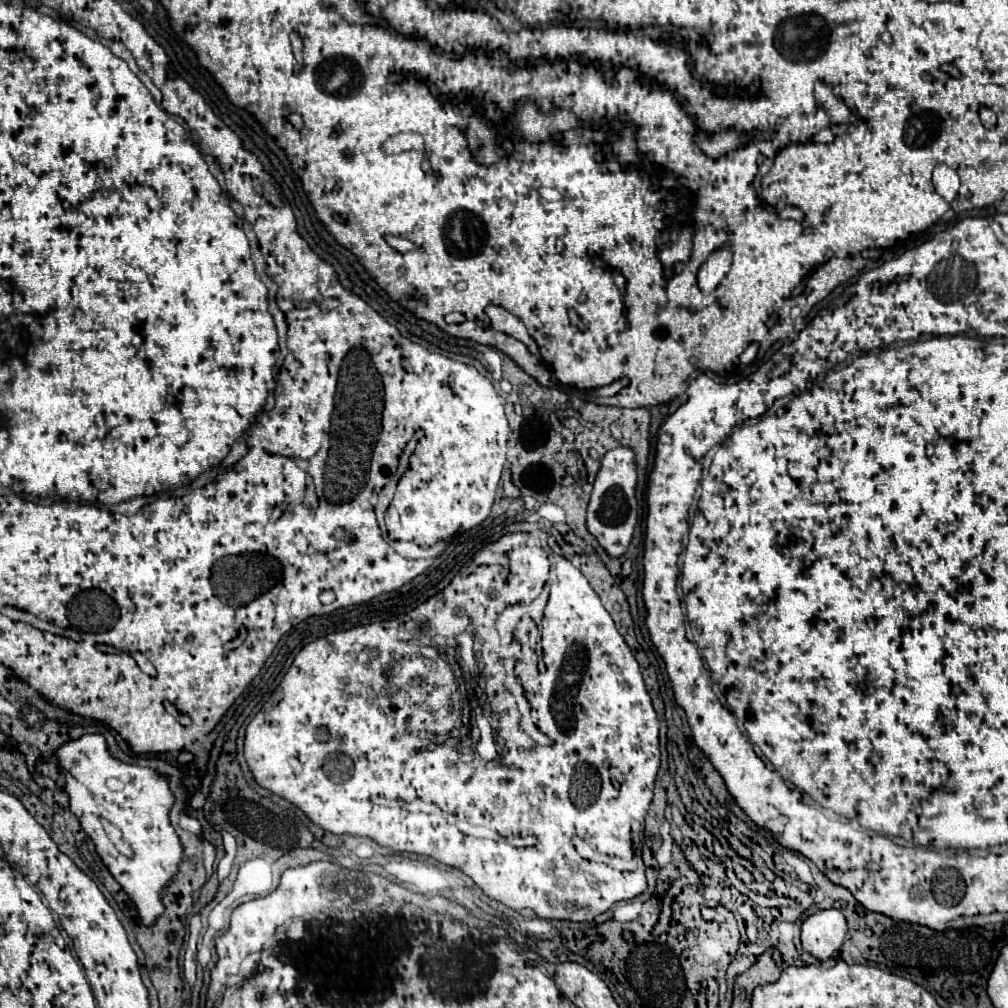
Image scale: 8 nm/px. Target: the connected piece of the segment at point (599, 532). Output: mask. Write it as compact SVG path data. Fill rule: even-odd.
M607 453L601 461L601 471L593 485L589 509L587 509L587 529L597 539L597 543L607 551L609 557L621 557L633 537L637 523L637 499L635 499L635 455L633 453Z

